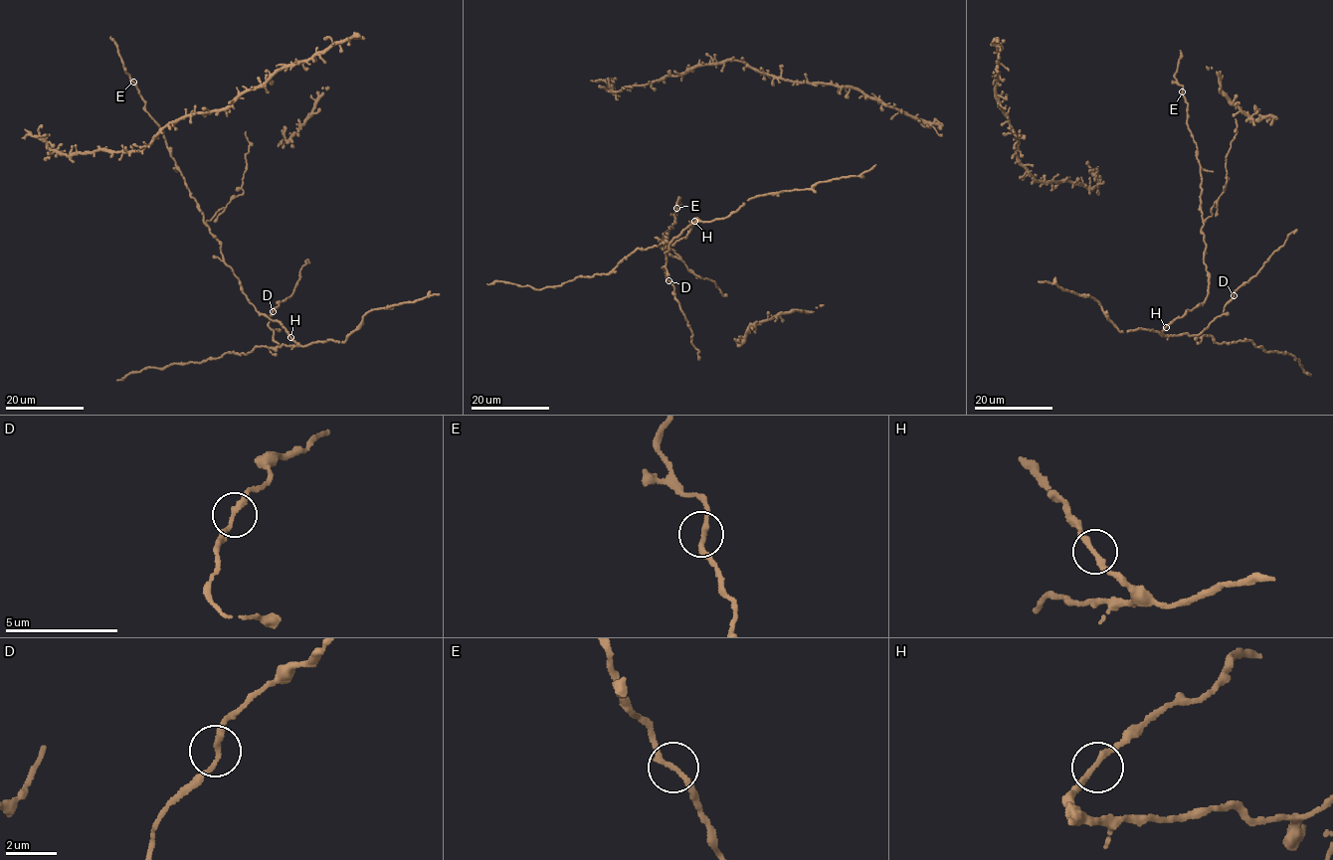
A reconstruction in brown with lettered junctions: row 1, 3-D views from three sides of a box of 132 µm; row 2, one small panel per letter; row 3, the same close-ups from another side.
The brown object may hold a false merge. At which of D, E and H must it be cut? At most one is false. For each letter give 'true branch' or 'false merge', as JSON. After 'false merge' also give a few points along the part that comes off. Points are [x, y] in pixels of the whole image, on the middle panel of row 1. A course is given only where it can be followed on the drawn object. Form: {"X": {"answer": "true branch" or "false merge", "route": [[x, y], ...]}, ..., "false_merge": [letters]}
{"D": {"answer": "true branch"}, "E": {"answer": "true branch"}, "H": {"answer": "true branch"}, "false_merge": []}

